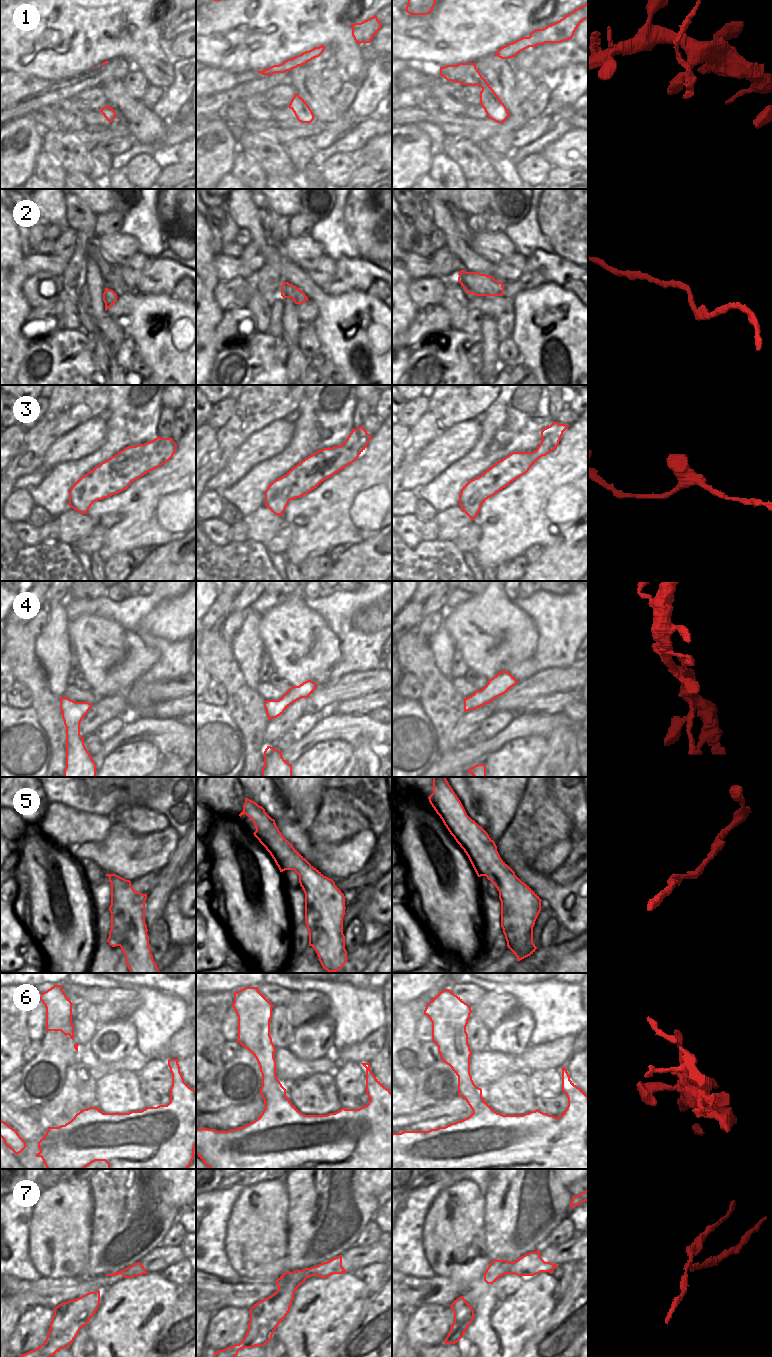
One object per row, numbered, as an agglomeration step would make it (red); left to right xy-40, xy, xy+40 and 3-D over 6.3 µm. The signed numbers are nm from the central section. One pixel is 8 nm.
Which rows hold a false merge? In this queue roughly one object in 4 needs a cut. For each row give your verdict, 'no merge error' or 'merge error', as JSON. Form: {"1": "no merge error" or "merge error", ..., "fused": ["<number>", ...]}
{"1": "merge error", "2": "no merge error", "3": "no merge error", "4": "no merge error", "5": "no merge error", "6": "no merge error", "7": "merge error", "fused": ["1", "7"]}

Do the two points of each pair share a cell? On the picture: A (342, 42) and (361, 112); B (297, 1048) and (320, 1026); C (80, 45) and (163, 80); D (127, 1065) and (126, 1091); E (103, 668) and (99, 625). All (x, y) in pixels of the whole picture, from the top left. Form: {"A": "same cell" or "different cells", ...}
{"A": "different cells", "B": "same cell", "C": "same cell", "D": "different cells", "E": "same cell"}

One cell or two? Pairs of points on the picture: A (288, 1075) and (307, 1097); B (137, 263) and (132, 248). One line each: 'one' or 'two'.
A: two
B: two

